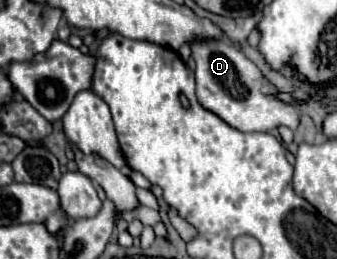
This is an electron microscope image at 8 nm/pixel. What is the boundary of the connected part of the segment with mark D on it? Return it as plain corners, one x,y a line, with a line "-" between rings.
225,38
211,40
193,40
189,42
191,56
197,62
195,78
197,78
197,100
199,104
217,114
229,126
241,132
269,132
281,124
291,130
299,124
299,110
283,104
275,98
277,88
271,86
259,72
259,68
237,48
233,48

